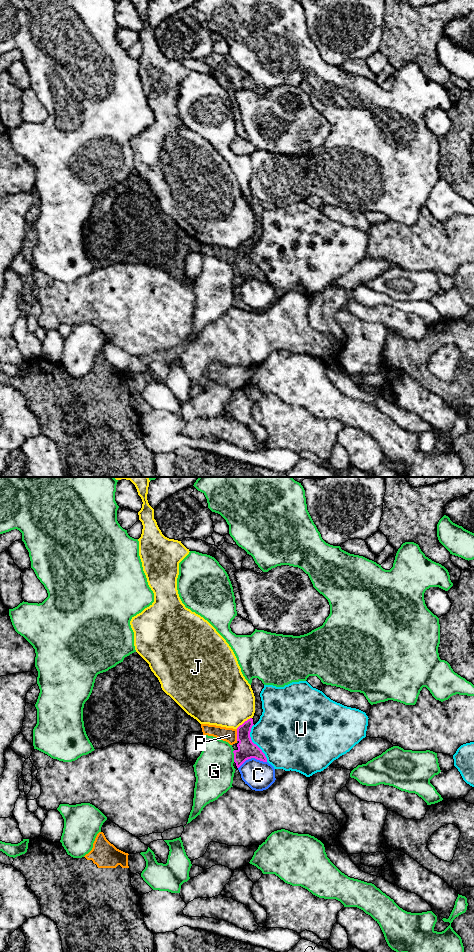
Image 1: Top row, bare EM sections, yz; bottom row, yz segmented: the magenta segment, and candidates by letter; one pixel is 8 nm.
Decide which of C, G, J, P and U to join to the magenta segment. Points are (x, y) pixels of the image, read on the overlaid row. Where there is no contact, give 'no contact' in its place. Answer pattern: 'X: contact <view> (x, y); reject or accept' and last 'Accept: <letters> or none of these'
C: contact yz (252, 757); reject
G: contact yz (234, 756); reject
J: contact yz (244, 722); reject
P: contact yz (237, 735); accept
U: contact yz (253, 743); reject
Accept: P

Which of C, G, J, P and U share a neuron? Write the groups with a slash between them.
C / G / J / P / U

